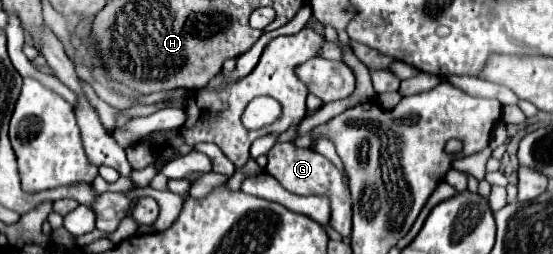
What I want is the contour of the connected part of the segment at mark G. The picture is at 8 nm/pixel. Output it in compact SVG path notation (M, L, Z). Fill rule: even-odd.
M280 143L274 145L268 151L268 165L266 173L276 177L284 189L296 195L328 195L332 201L332 217L330 225L340 233L340 235L350 235L352 227L352 203L350 203L350 191L342 183L340 171L320 153L314 149L298 149L294 143Z

